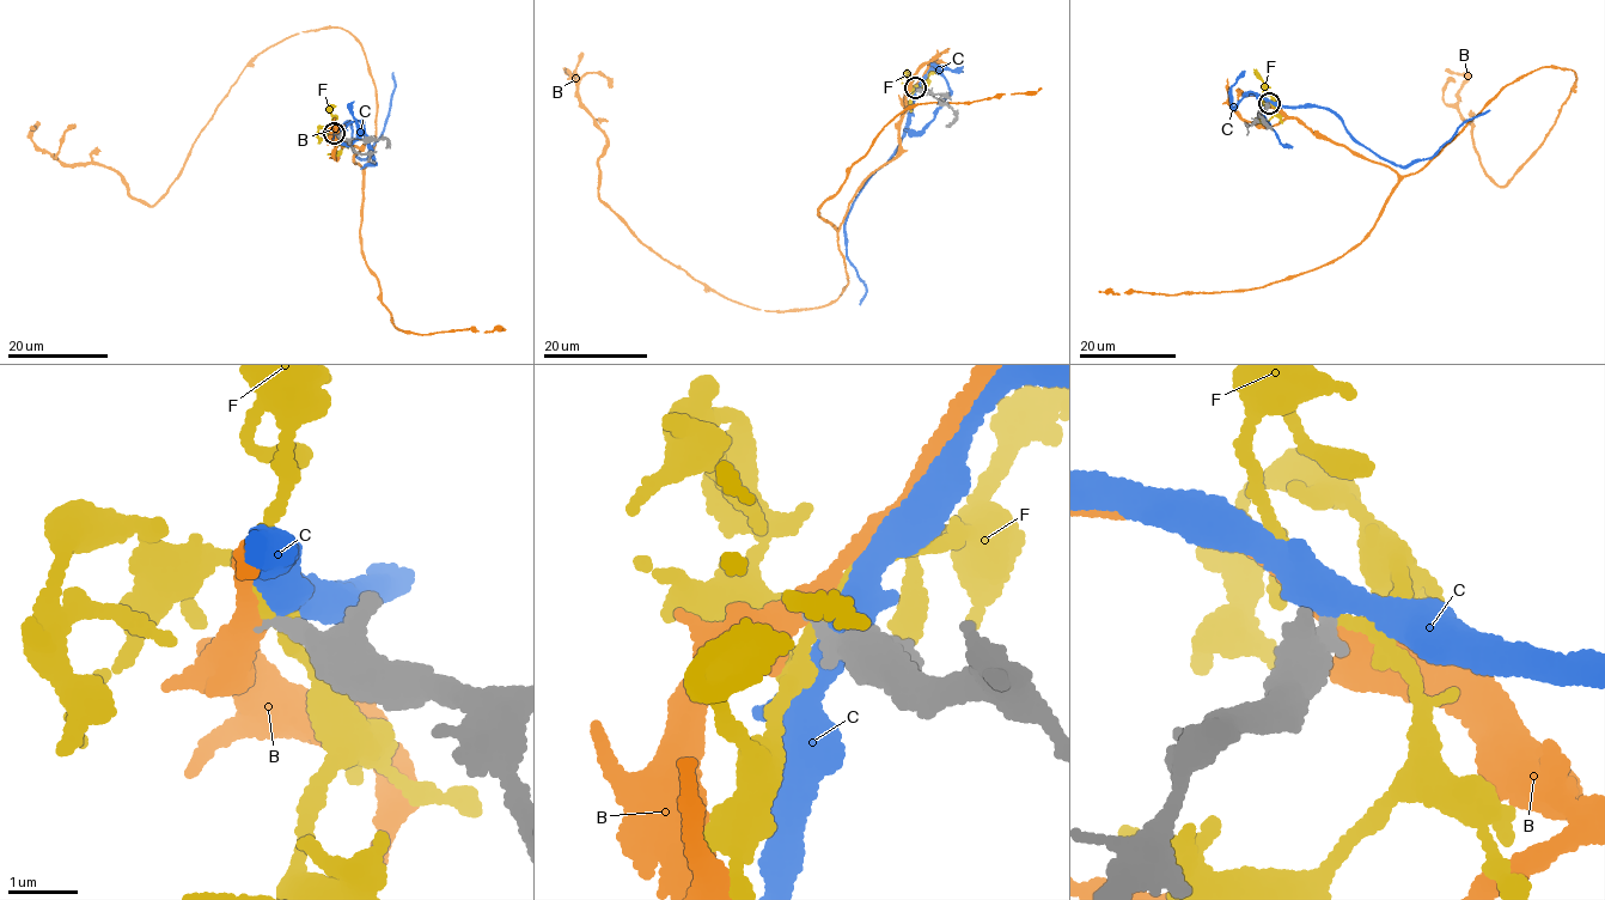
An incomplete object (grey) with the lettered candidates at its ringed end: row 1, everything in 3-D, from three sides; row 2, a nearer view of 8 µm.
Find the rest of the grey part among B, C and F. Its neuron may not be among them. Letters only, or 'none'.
none

